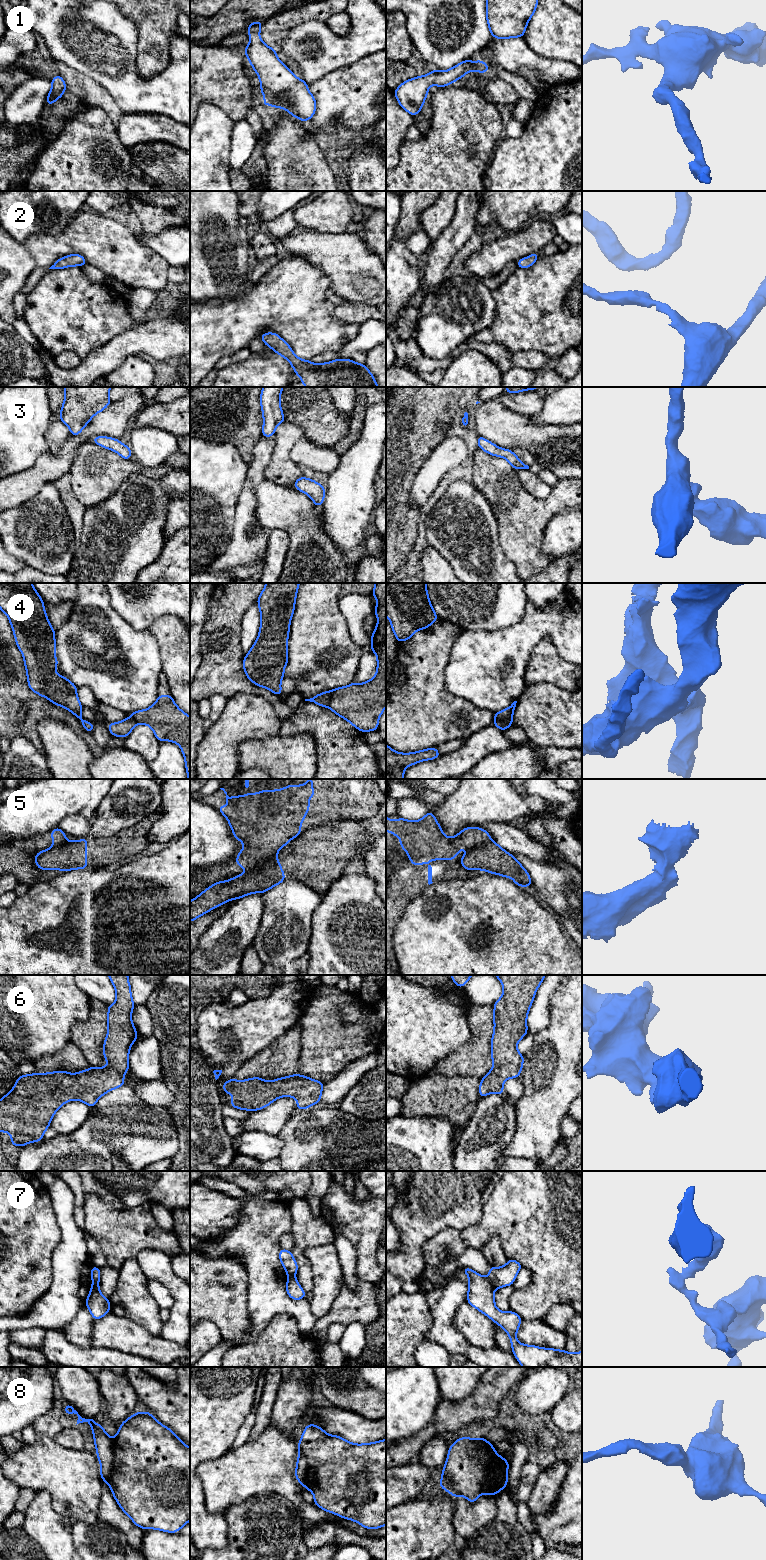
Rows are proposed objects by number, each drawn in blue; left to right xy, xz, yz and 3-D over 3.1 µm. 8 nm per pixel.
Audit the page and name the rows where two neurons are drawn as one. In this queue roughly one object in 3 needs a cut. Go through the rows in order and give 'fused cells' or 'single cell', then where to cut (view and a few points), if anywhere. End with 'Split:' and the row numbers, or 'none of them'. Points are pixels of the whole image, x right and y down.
1: single cell; no cut
2: single cell; no cut
3: single cell; no cut
4: fused cells; cut in yz along (494, 720), (503, 720), (508, 726)
5: fused cells; cut in xz along (276, 853), (249, 871)
6: single cell; no cut
7: fused cells; cut in yz along (488, 1277), (494, 1289)
8: fused cells; cut in yz along (476, 1440), (477, 1459), (485, 1464)
Split: 4, 5, 7, 8

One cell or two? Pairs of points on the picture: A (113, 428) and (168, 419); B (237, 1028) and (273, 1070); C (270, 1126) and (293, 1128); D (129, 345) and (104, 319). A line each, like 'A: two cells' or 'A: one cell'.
A: two cells
B: two cells
C: two cells
D: two cells

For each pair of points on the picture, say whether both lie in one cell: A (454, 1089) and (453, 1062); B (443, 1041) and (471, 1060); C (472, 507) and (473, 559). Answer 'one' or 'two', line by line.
A: two
B: two
C: one

